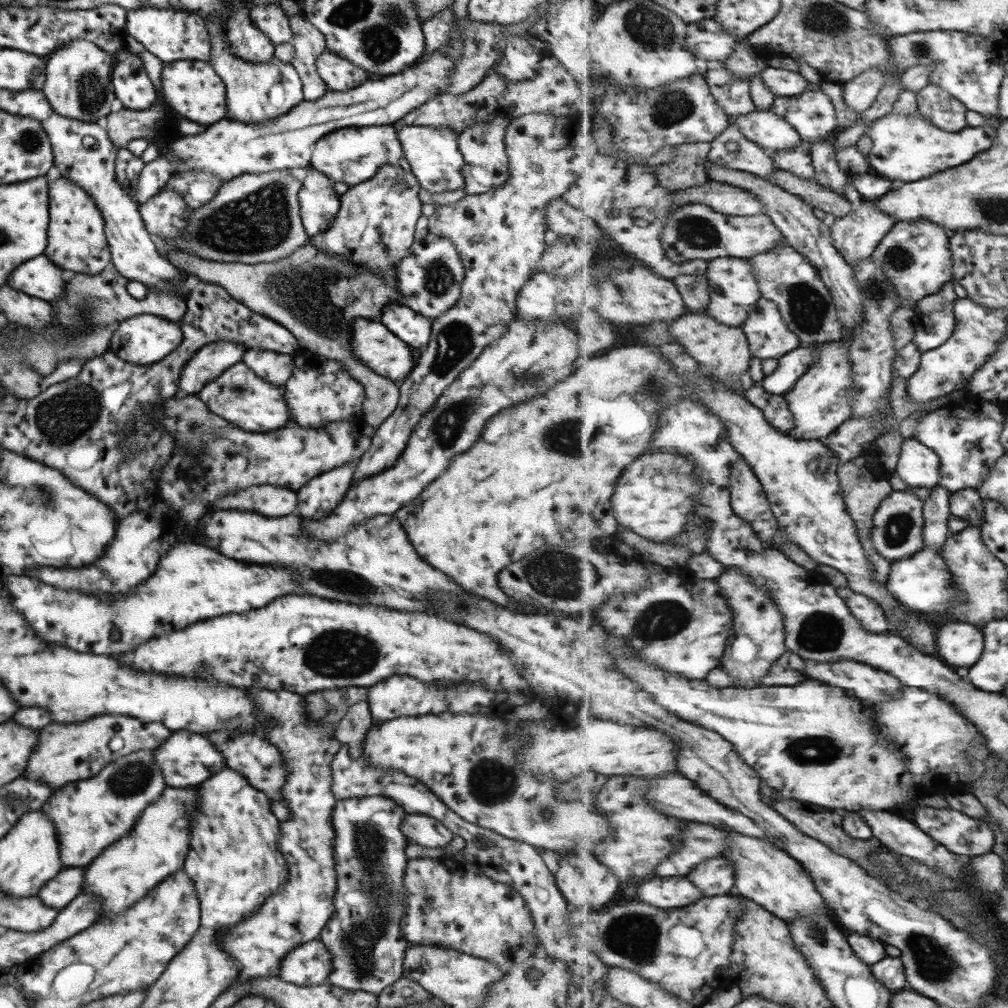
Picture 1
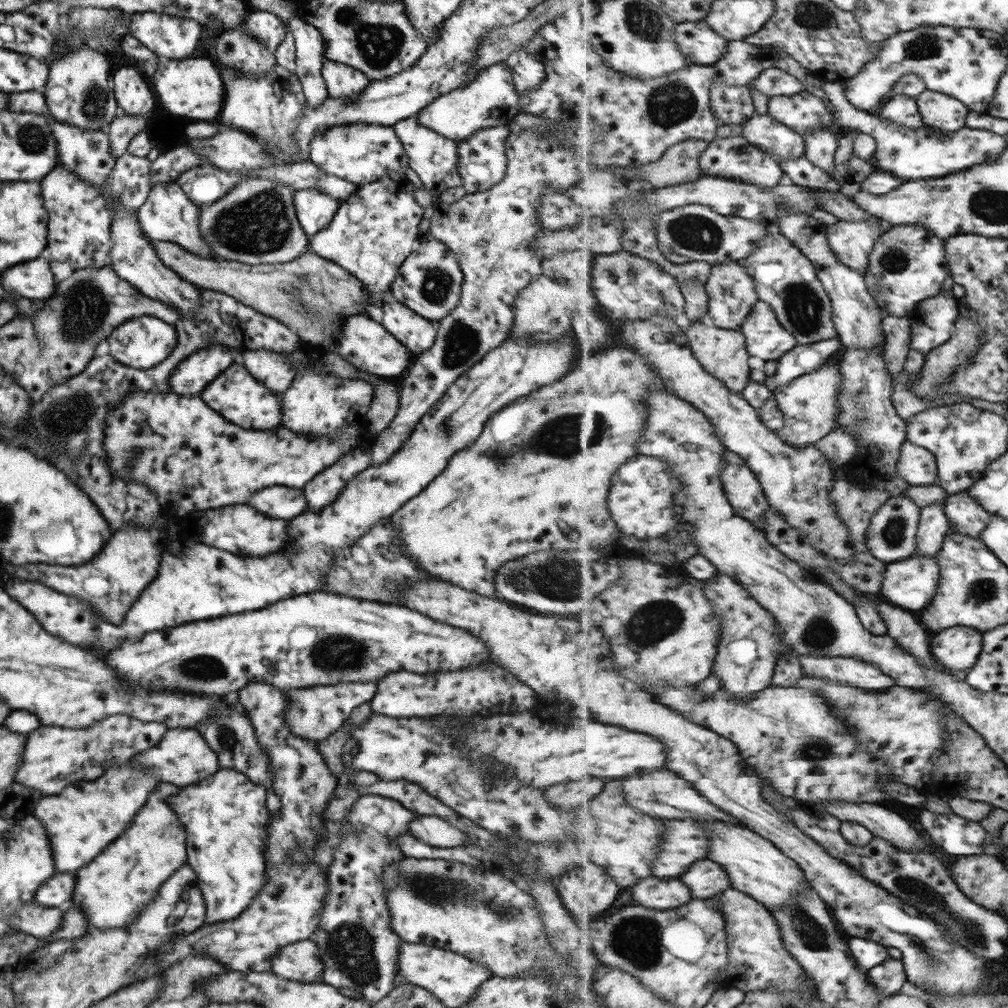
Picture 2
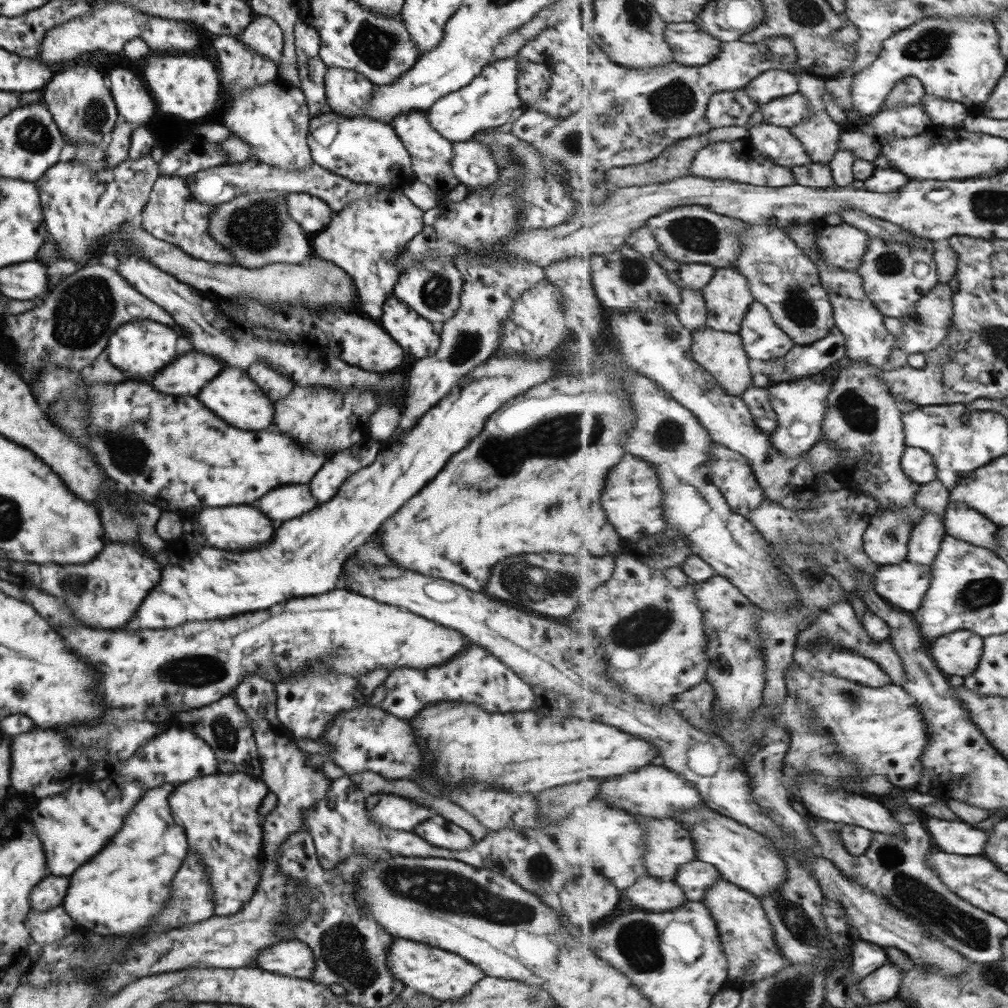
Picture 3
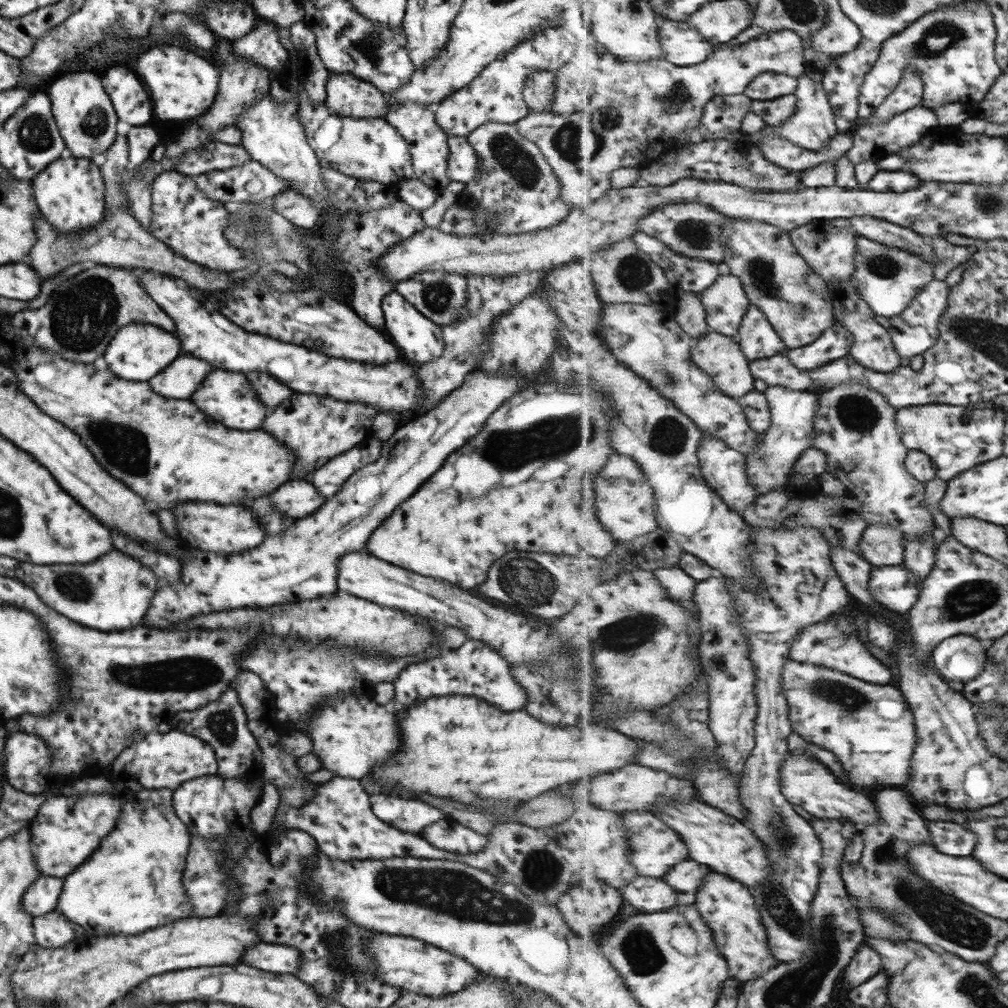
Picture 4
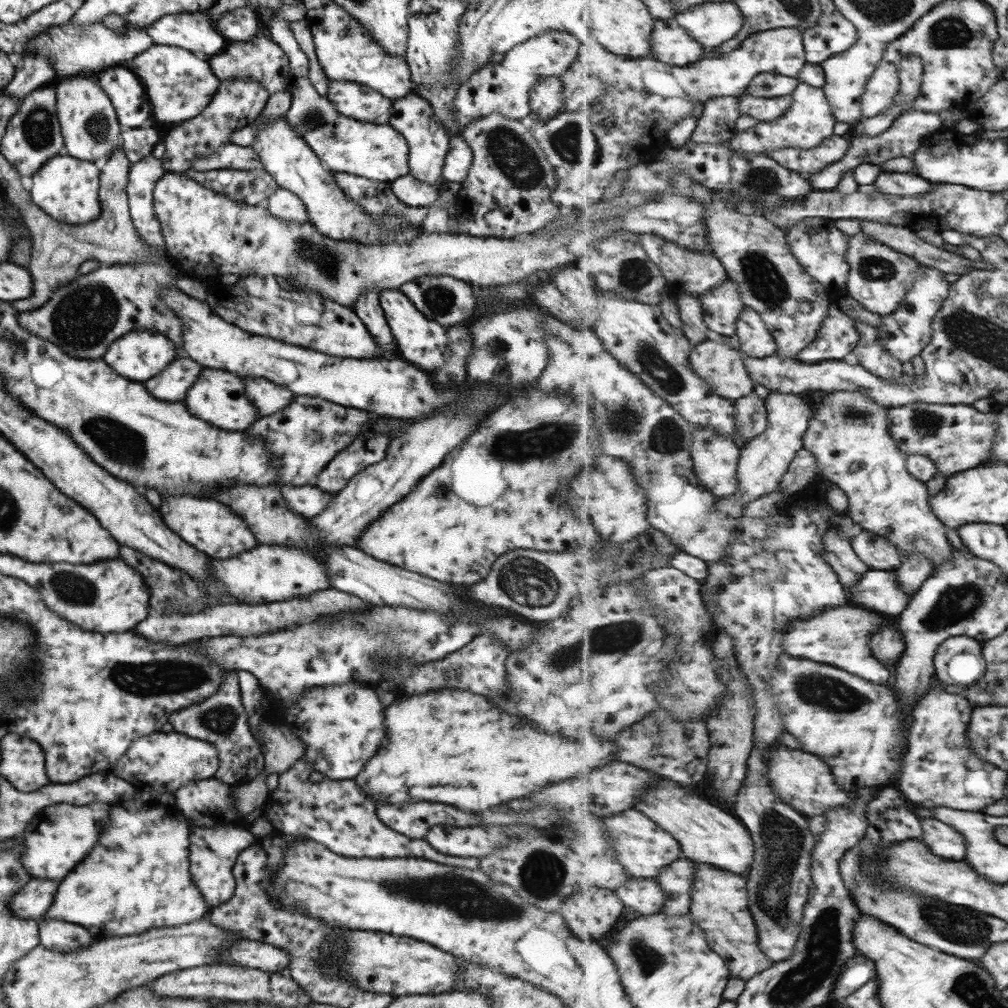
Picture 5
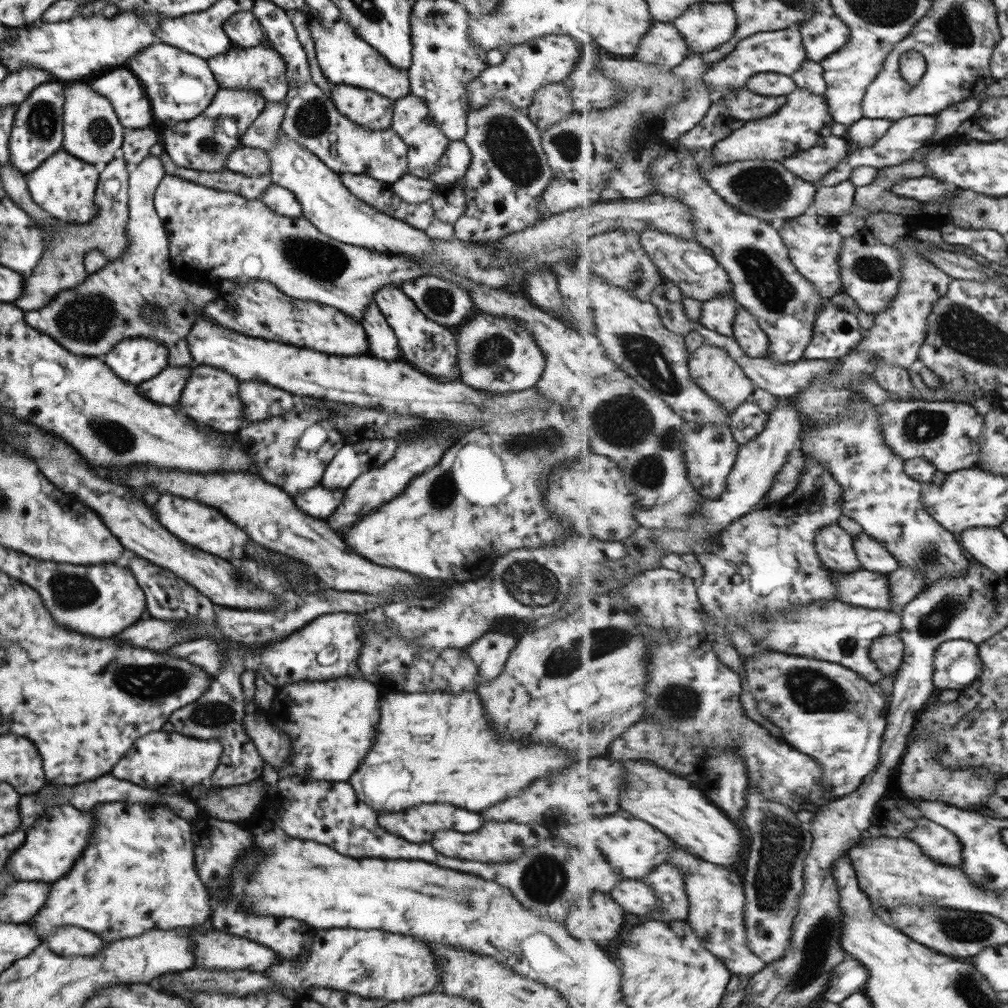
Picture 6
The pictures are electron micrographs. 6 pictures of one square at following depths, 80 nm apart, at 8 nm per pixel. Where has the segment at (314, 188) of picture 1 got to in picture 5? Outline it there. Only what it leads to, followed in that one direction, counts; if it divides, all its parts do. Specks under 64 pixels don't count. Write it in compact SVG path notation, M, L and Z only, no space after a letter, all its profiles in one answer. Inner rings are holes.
M279 187L273 193L267 195L267 200L266 209L270 215L296 223L308 222L308 214L304 204L296 194Z

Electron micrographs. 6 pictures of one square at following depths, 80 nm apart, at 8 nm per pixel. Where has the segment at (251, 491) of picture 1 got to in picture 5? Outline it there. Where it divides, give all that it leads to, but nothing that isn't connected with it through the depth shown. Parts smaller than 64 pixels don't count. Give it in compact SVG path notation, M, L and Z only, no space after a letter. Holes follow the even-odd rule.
M283 486L281 494L285 498L285 504L289 510L293 510L295 514L301 514L303 518L311 518L321 514L321 510L325 510L329 506L329 498L333 498L331 494L325 494L321 490L317 490L315 486Z

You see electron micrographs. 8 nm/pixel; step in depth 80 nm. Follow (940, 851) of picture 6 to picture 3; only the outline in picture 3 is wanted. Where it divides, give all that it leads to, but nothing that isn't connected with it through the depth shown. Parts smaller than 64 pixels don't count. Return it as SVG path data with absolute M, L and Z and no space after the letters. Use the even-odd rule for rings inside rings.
M933 817L924 818L924 822L933 838L933 845L941 851L965 857L984 854L988 833L977 829L973 824L960 819L951 822Z

